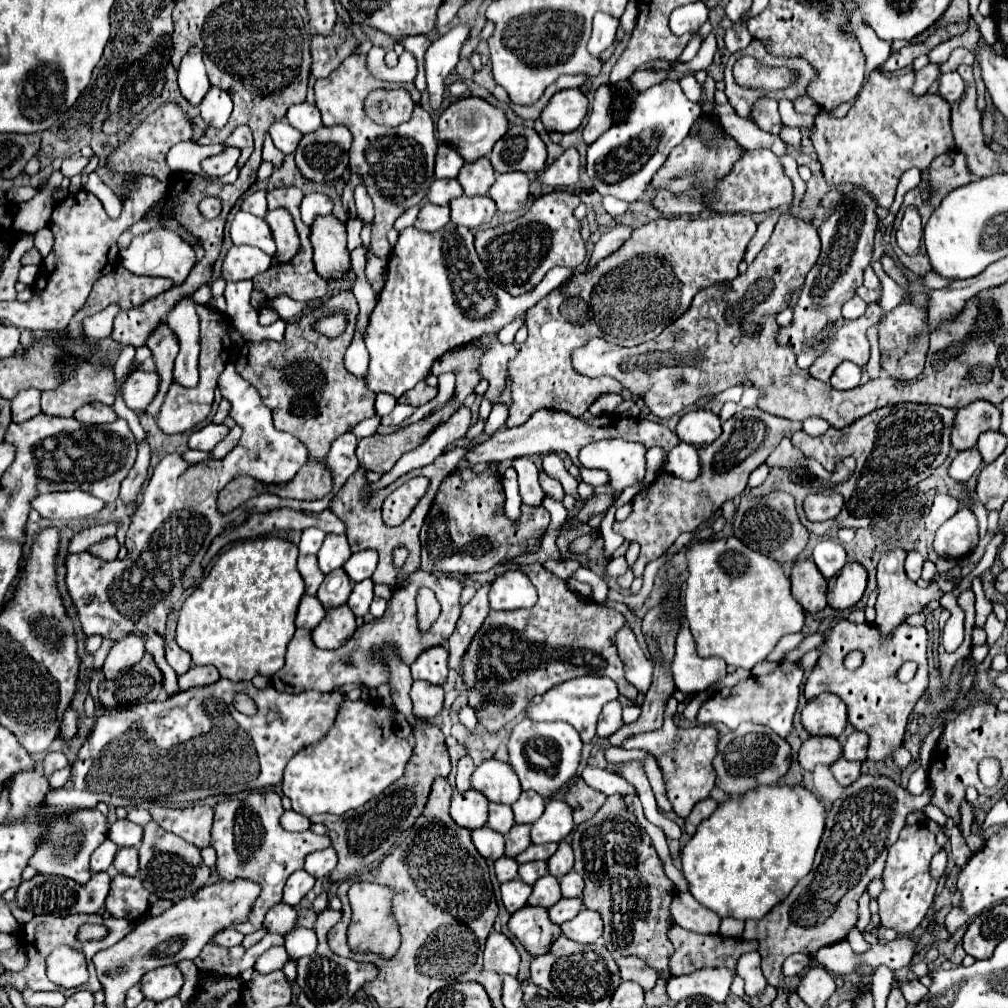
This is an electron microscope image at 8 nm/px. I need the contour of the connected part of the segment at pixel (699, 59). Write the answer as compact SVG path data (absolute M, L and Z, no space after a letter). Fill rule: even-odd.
M711 31L702 42L695 58L686 63L677 63L672 69L679 72L696 72L707 69L713 62L714 54L717 51L716 36Z

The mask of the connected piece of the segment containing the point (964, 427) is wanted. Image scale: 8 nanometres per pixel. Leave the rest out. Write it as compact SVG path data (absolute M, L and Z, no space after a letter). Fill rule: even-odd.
M976 400L966 408L960 408L952 428L952 446L956 450L968 450L976 446L982 432L1000 428L1000 410L984 400Z

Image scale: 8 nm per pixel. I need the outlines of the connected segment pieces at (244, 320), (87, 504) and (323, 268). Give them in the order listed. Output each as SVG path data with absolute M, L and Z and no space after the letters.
M240 280L240 282L228 282L224 290L224 298L228 302L226 316L232 320L232 324L240 330L244 340L248 342L260 342L260 340L282 340L284 338L284 320L276 320L270 326L258 324L258 312L250 306L250 294L252 294L252 280Z
M82 490L74 492L52 492L40 494L32 500L32 508L38 510L44 518L58 518L58 520L74 520L74 518L88 518L100 512L106 504Z
M324 216L312 224L310 242L314 248L316 272L326 280L338 280L350 270L350 252L346 248L346 226L334 218Z

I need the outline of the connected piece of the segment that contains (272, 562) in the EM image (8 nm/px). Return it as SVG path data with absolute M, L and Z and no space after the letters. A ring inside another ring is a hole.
M264 536L236 542L218 556L208 576L180 608L176 644L192 654L196 666L216 666L222 678L248 682L256 674L272 678L284 666L286 646L294 636L294 618L304 594L296 570L298 548L282 538Z

